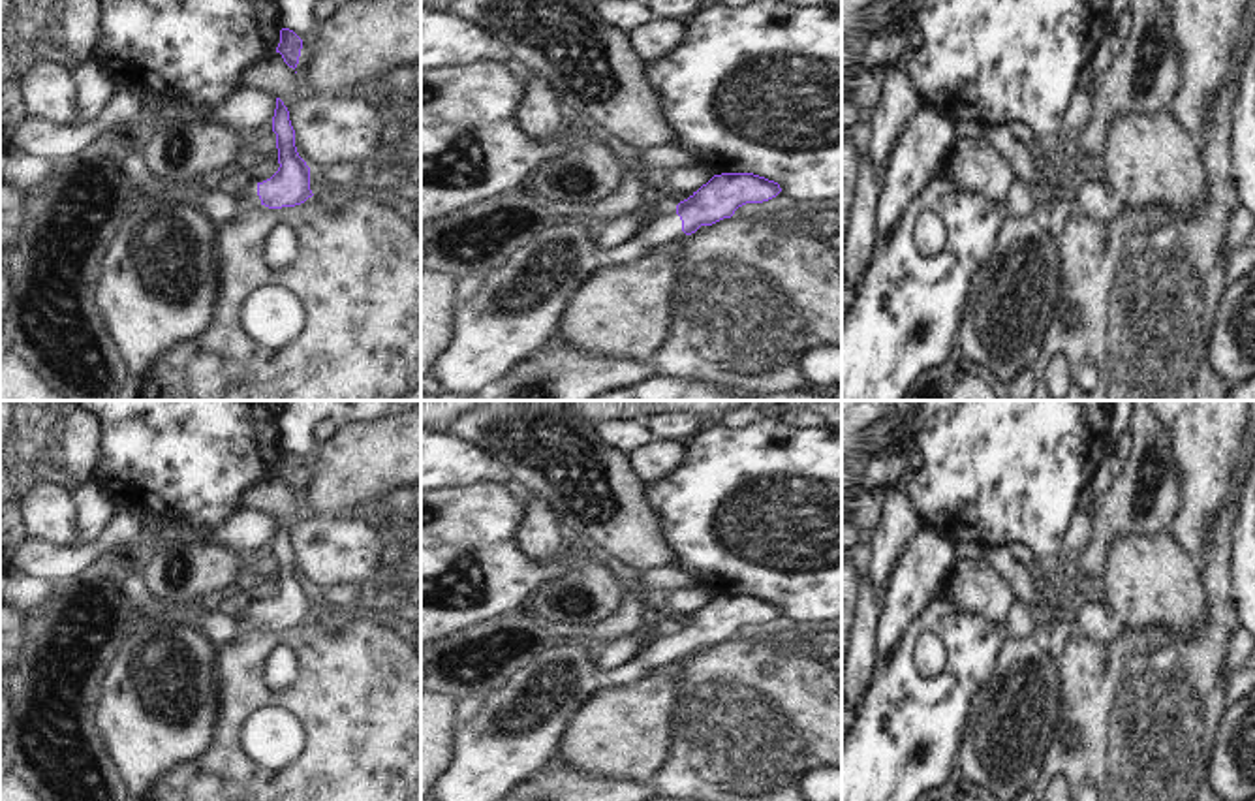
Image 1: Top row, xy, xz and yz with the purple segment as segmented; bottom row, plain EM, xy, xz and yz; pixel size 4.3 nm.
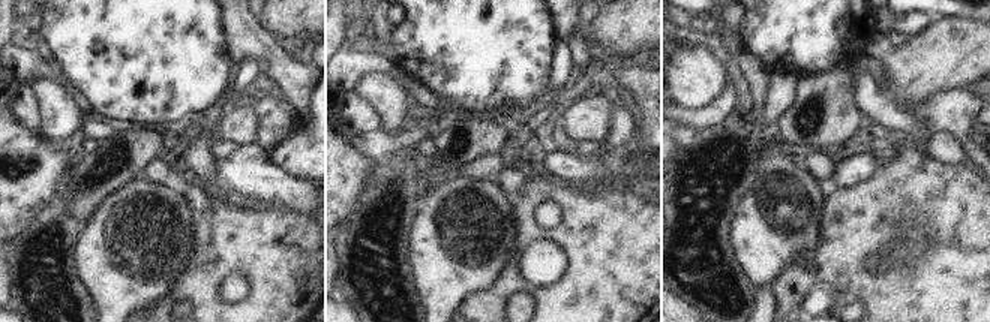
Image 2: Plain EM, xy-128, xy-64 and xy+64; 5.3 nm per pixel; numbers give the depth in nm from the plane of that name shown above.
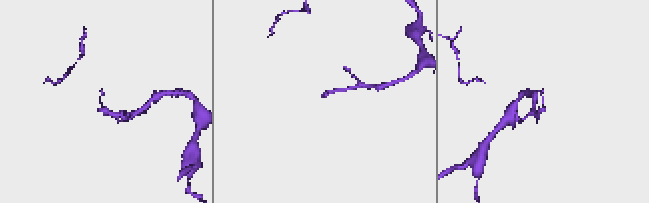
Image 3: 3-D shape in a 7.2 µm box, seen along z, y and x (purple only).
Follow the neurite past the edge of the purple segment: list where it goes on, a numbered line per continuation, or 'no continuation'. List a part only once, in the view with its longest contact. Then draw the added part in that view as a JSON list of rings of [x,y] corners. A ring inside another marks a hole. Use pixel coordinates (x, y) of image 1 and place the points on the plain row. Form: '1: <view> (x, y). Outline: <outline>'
1: xz (664, 649). Outline: [[[661,628],[646,645],[643,645],[629,660],[603,671],[603,686],[629,684],[644,675],[674,669],[686,654],[676,628]]]

